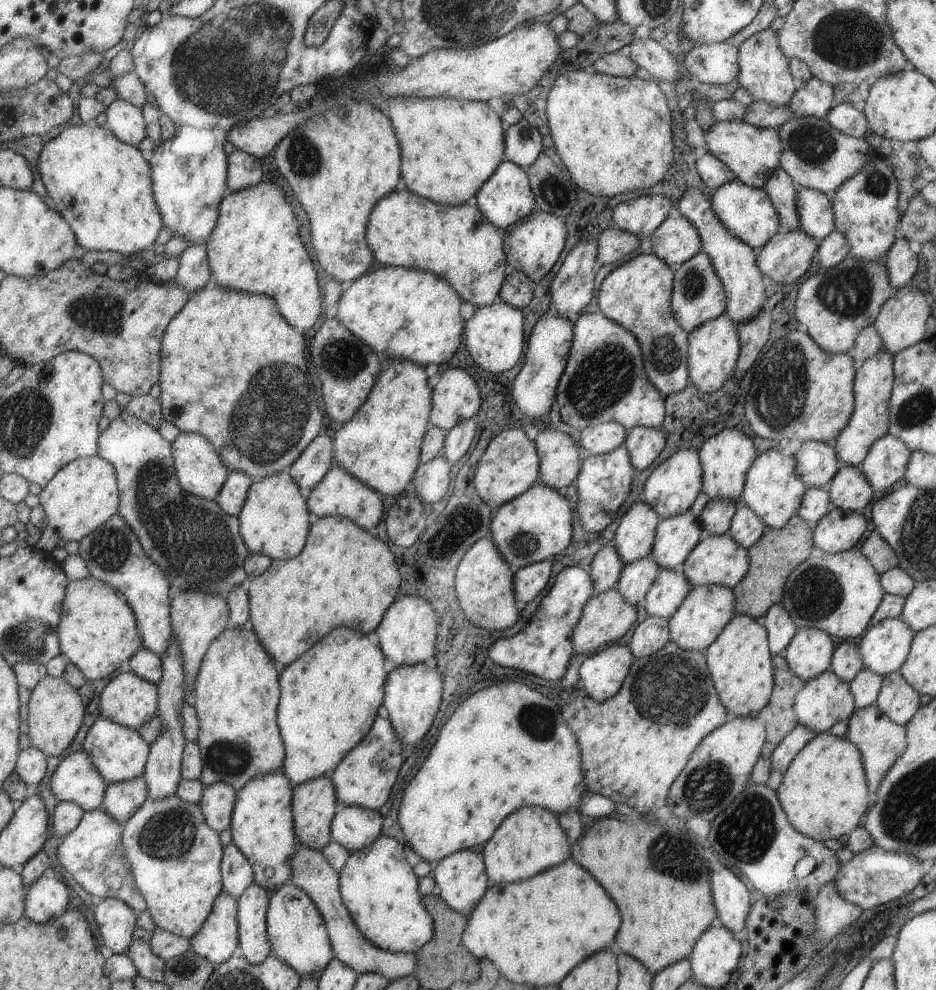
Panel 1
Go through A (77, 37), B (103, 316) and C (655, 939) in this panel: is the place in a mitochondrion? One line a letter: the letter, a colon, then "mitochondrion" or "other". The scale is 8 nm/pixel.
A: other
B: mitochondrion
C: other

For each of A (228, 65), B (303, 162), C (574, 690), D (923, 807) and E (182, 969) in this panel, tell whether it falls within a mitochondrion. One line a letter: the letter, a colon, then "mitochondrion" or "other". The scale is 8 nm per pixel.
A: mitochondrion
B: mitochondrion
C: other
D: mitochondrion
E: mitochondrion

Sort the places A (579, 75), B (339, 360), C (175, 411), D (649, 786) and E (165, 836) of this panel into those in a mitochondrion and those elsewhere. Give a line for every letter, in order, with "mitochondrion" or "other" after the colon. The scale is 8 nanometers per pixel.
A: other
B: mitochondrion
C: other
D: other
E: mitochondrion

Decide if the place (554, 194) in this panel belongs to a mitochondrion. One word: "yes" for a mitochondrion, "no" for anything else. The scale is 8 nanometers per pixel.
yes

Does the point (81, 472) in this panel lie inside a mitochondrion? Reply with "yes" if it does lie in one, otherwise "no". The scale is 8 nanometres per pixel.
no

